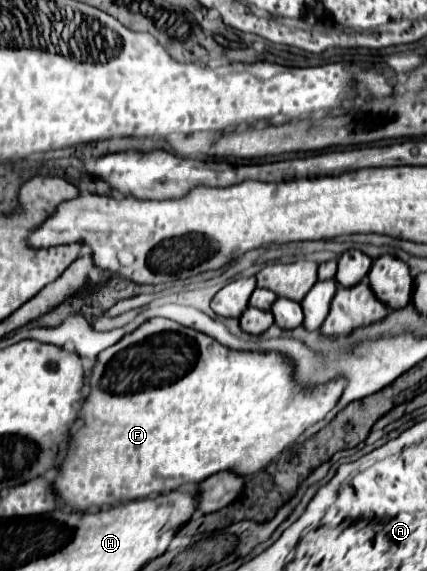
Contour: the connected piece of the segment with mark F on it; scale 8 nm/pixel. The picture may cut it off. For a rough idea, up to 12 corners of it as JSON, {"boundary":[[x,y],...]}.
{"boundary":[[151,319],[99,353],[53,491],[97,511],[257,473],[335,407]]}

